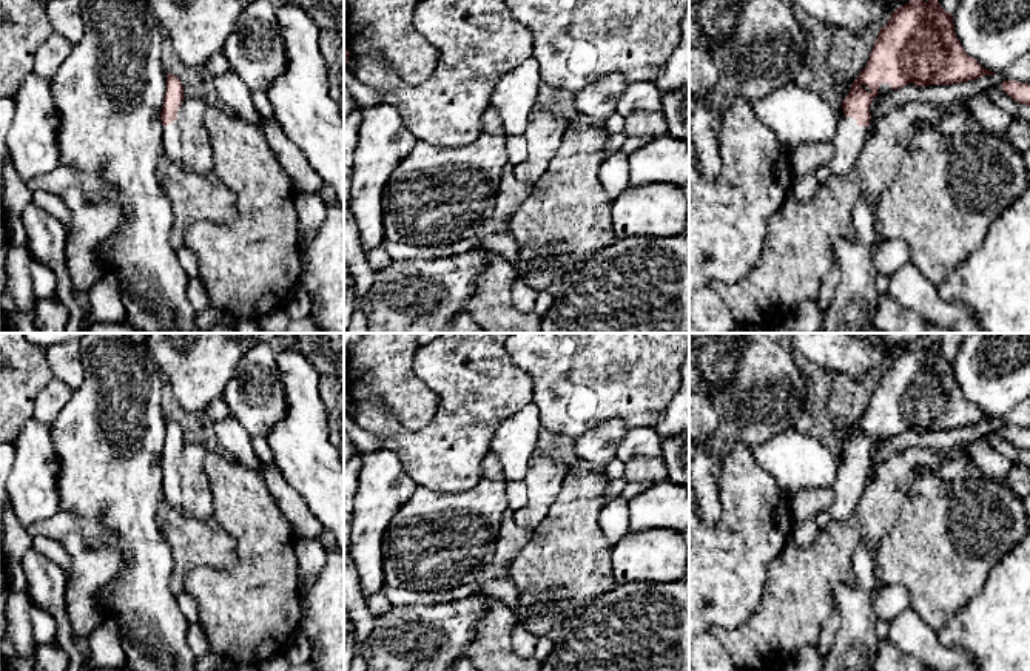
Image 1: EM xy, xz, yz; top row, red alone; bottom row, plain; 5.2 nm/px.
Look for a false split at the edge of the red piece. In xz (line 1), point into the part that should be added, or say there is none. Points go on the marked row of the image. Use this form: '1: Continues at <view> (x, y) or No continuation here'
1: No continuation here

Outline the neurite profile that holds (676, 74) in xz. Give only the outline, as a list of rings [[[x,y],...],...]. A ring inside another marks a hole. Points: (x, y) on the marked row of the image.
[[[689,9],[682,22],[680,45],[671,52],[661,76],[654,85],[661,94],[689,86]]]

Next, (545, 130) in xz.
[[[534,110],[524,131],[527,156],[515,167],[518,180],[535,185],[547,171],[566,131],[566,119],[547,110]]]

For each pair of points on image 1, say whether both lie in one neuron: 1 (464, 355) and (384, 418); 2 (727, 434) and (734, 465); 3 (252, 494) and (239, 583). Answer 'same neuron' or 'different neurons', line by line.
1: same neuron
2: different neurons
3: same neuron

